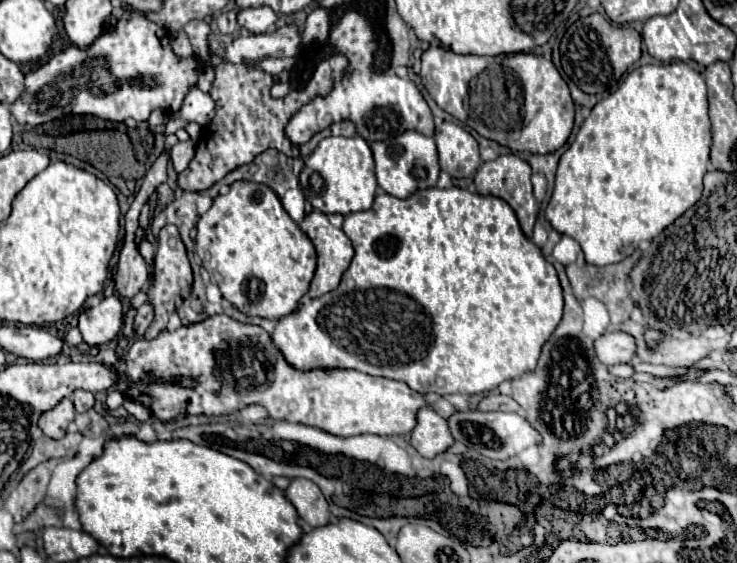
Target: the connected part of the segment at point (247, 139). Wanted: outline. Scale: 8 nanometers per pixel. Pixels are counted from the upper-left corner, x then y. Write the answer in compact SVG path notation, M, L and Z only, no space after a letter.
M332 55L328 59L324 59L312 79L312 87L306 91L290 91L286 97L282 99L272 99L270 97L270 87L274 85L272 75L256 71L242 65L234 65L234 63L226 63L226 65L218 65L216 71L216 79L214 79L214 87L210 91L210 97L214 99L214 103L218 103L216 109L216 117L208 123L208 127L204 127L202 137L196 143L196 157L190 161L188 169L182 171L178 175L178 187L182 191L206 191L210 189L214 183L218 183L222 177L226 177L230 171L250 163L256 155L260 155L266 149L278 149L280 153L284 153L286 157L306 157L314 151L314 147L330 137L330 135L342 135L342 137L352 137L356 135L354 125L350 121L342 121L342 123L334 123L330 129L324 129L320 135L314 135L304 149L302 147L294 147L288 143L286 135L284 135L284 125L286 121L292 117L292 113L300 107L300 103L308 103L312 97L316 95L324 95L330 91L330 85L340 79L346 71L348 61L340 55Z

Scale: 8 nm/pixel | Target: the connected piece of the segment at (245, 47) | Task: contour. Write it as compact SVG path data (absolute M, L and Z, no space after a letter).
M286 25L282 29L262 33L262 35L248 35L236 37L226 47L226 57L242 57L244 63L256 63L258 57L296 57L300 51L300 35L294 25Z

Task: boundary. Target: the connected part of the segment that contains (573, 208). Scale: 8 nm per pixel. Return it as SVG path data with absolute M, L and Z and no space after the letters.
M682 61L642 65L626 75L618 91L596 103L574 143L562 155L546 219L558 233L570 235L580 243L590 265L620 263L638 249L640 241L660 235L702 197L702 177L708 171L710 147L712 123L704 77Z

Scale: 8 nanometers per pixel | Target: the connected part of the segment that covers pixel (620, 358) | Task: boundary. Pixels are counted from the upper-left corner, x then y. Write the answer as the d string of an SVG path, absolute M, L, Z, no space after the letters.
M604 333L594 341L596 353L602 363L606 365L618 365L618 363L630 363L636 355L636 339L628 333Z

